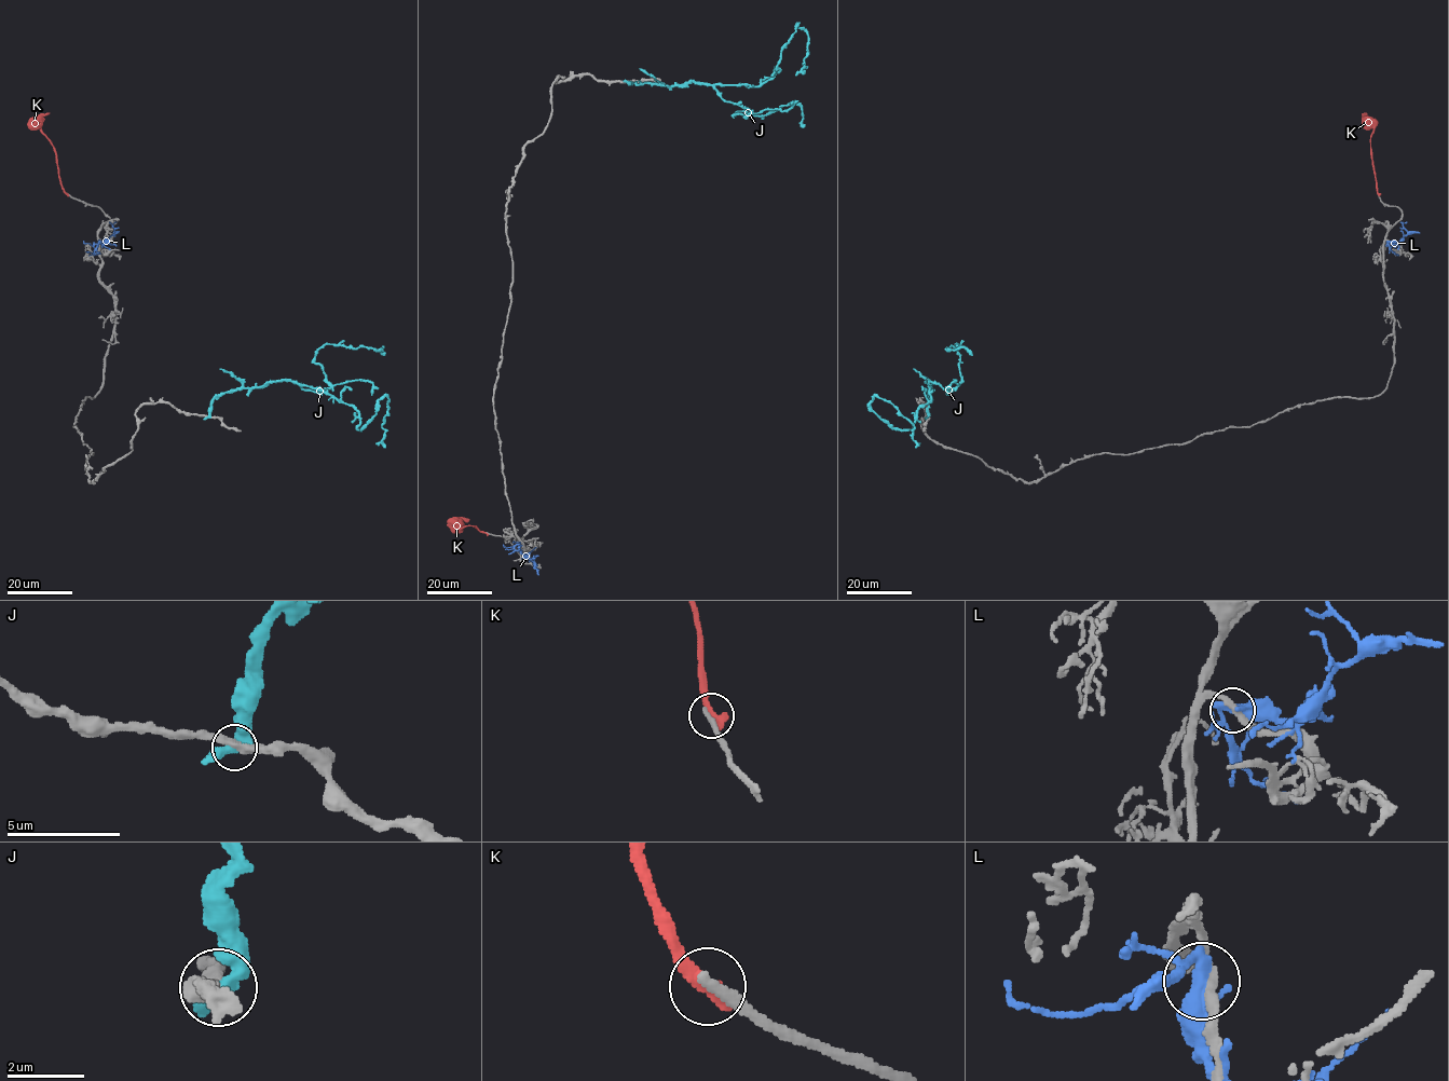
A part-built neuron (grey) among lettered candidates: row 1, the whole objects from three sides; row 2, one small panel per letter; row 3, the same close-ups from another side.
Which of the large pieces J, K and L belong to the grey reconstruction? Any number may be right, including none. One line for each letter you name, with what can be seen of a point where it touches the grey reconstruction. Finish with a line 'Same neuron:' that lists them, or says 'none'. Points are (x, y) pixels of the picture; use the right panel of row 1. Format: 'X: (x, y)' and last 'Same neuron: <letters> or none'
Same neuron: none

